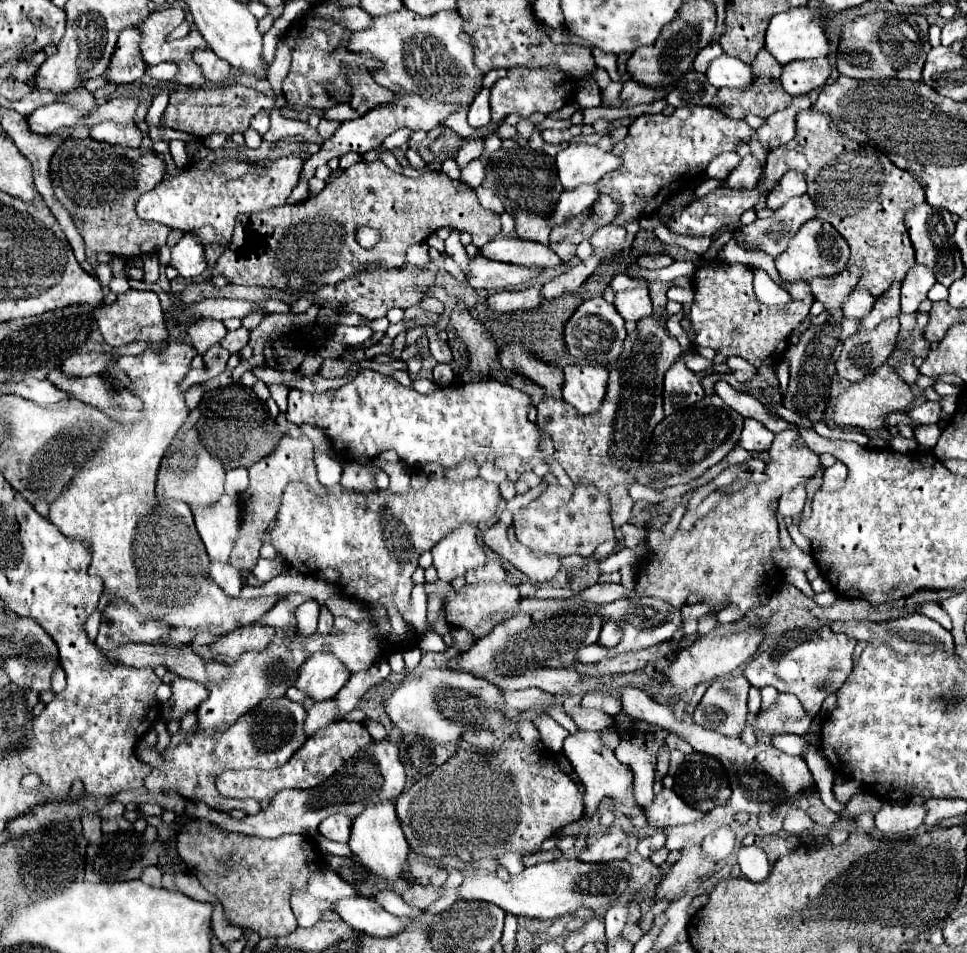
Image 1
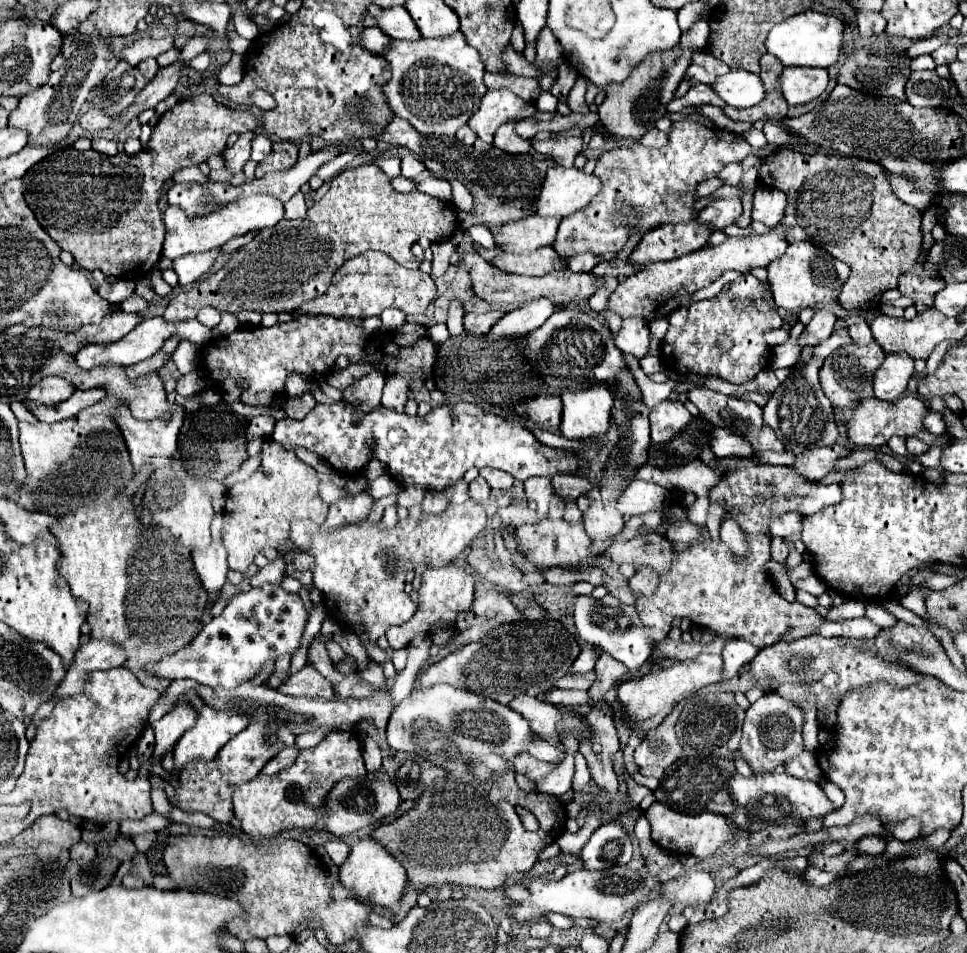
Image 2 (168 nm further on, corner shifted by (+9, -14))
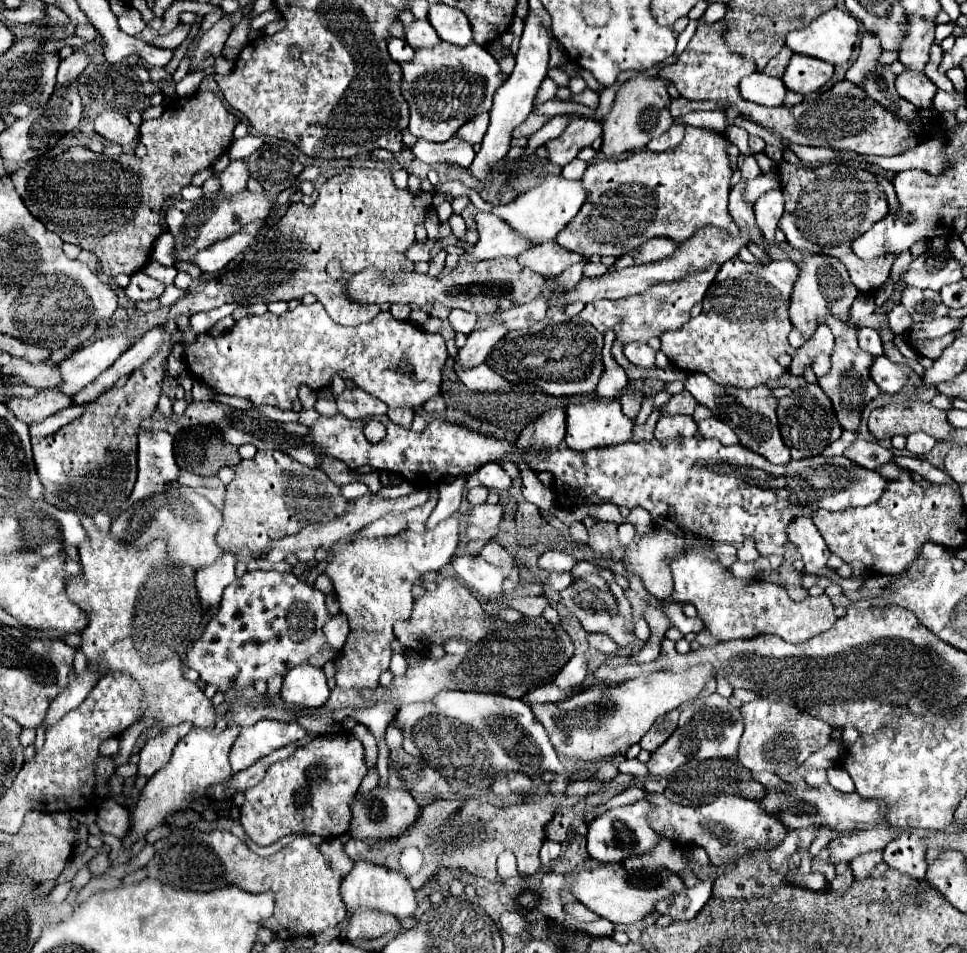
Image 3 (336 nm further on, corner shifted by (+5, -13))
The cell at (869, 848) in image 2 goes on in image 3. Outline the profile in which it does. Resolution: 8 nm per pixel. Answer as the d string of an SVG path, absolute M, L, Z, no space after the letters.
M870 851L870 853L864 853L860 857L856 857L850 867L852 867L852 875L856 881L862 881L862 879L868 879L870 877L870 871L882 863L882 851Z

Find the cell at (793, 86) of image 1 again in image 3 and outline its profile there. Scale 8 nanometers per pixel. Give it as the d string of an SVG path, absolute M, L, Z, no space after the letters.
M792 55L782 81L790 91L808 95L824 87L826 81L830 81L832 71L834 67L830 63L822 63L820 59L808 55Z

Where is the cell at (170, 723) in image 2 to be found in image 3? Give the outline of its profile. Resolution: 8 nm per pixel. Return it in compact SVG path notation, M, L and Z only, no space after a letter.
M182 723L178 727L168 729L162 735L152 737L140 751L140 761L138 761L138 777L146 777L150 779L154 773L158 773L162 767L166 767L166 763L172 757L172 749L176 747L176 743L192 729L190 723Z

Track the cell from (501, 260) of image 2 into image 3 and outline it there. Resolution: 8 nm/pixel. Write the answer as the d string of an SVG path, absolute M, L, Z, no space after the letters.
M556 241L542 243L536 247L530 247L522 255L518 255L518 263L524 267L530 267L532 271L544 275L544 277L556 277L564 269L568 269L574 263L584 261L582 255L562 249Z

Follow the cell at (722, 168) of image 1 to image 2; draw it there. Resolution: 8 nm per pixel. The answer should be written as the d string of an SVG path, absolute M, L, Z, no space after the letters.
M728 164L726 168L722 168L722 172L718 172L718 178L720 178L724 184L728 184L728 186L738 186L740 176L742 176L740 164Z

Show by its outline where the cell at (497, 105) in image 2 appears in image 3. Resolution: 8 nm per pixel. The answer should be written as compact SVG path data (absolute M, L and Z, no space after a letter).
M478 115L470 123L466 123L466 127L460 127L456 131L456 137L470 145L476 145L476 143L482 143L486 127L488 127L488 115Z

